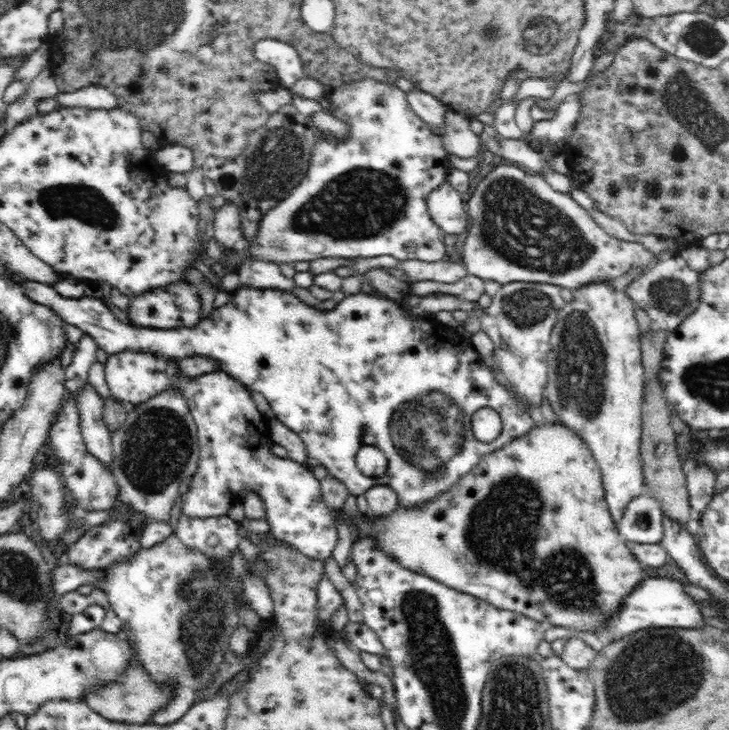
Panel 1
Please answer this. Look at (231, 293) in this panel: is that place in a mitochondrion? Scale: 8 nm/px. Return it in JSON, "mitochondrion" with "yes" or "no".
{"mitochondrion":"no"}

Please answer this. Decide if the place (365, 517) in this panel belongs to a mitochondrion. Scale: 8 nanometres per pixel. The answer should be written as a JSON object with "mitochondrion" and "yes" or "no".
{"mitochondrion":"no"}

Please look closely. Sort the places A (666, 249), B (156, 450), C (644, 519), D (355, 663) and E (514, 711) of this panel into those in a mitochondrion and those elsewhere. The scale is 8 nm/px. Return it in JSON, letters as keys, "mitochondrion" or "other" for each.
{"A":"other","B":"mitochondrion","C":"other","D":"other","E":"mitochondrion"}

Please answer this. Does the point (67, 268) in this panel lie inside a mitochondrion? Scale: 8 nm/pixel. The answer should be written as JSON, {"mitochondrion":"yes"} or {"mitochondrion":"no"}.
{"mitochondrion":"no"}

